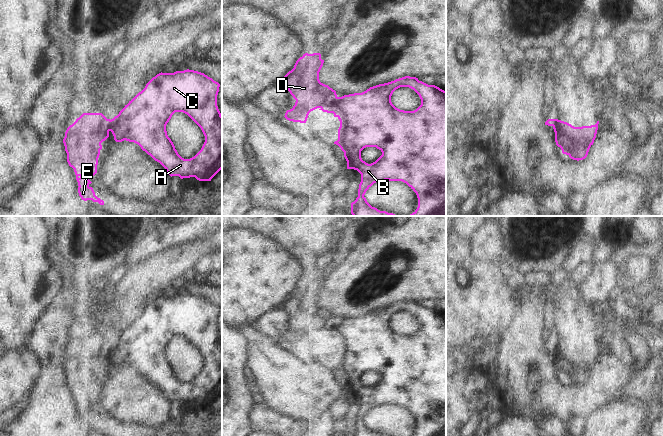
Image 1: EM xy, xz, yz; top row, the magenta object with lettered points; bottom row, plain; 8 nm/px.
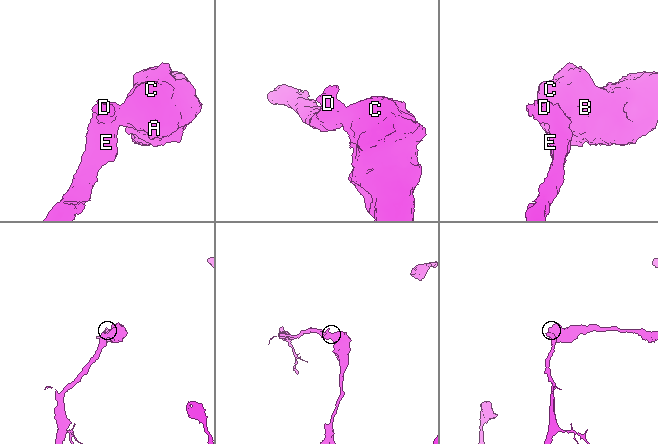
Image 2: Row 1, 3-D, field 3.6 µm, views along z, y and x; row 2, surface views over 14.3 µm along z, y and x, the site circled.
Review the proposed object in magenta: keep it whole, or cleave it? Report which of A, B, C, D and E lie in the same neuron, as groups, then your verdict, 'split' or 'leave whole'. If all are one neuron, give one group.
A B C / D E | split

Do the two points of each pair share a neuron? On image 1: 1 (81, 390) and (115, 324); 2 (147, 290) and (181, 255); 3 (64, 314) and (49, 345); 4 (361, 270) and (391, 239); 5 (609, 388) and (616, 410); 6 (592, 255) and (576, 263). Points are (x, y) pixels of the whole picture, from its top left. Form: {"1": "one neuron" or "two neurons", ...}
{"1": "one neuron", "2": "one neuron", "3": "one neuron", "4": "one neuron", "5": "two neurons", "6": "one neuron"}

